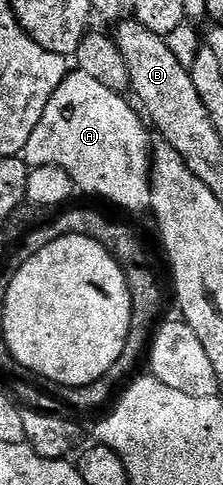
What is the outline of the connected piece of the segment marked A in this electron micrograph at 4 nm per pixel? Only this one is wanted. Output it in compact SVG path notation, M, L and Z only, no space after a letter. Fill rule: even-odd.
M78 69L72 70L61 81L61 85L57 85L53 97L49 97L49 105L45 105L45 113L41 113L41 121L37 121L37 129L33 129L29 145L25 145L22 158L28 168L60 166L61 169L68 171L69 177L80 192L83 190L87 195L108 199L109 202L116 203L127 211L146 212L151 206L153 135L144 116L123 99L126 98L120 92L105 89L105 85L101 85L94 77L89 77L89 73Z

